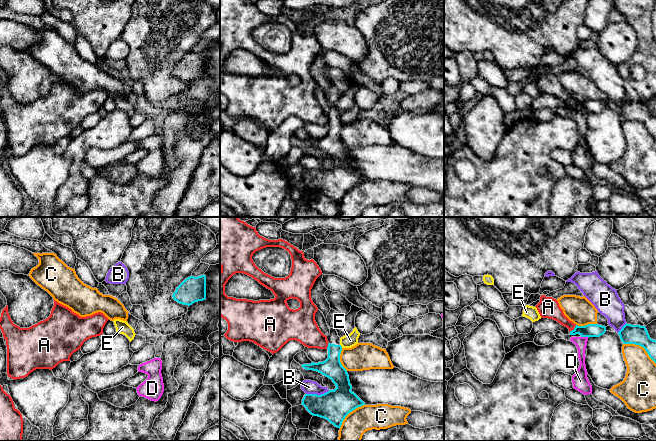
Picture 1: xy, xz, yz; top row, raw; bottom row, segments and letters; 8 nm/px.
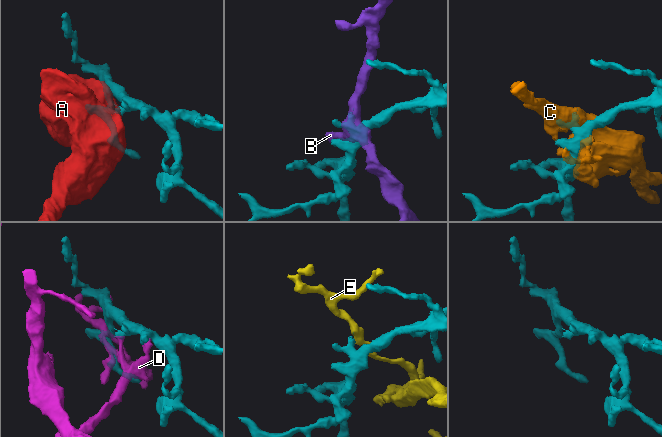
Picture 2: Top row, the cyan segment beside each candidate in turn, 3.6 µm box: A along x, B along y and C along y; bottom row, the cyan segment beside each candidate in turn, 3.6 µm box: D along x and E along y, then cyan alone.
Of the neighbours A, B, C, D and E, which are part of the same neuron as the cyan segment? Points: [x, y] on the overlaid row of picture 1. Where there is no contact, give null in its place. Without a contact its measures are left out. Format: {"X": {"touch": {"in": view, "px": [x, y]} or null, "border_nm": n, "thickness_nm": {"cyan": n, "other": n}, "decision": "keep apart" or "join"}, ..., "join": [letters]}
{"A": {"touch": {"in": "yz", "px": [574, 329]}, "border_nm": 90, "thickness_nm": {"cyan": 110, "other": 150}, "decision": "keep apart"}, "B": {"touch": {"in": "xz", "px": [316, 394]}, "border_nm": 190, "thickness_nm": {"cyan": 260, "other": 110}, "decision": "keep apart"}, "C": {"touch": {"in": "yz", "px": [641, 346]}, "border_nm": 300, "thickness_nm": {"cyan": 160, "other": 240}, "decision": "keep apart"}, "D": {"touch": {"in": "yz", "px": [585, 336]}, "border_nm": 60, "thickness_nm": {"cyan": 110, "other": 100}, "decision": "keep apart"}, "E": {"touch": {"in": "xz", "px": [341, 346]}, "border_nm": 40, "thickness_nm": {"cyan": 160, "other": 110}, "decision": "keep apart"}, "join": []}

